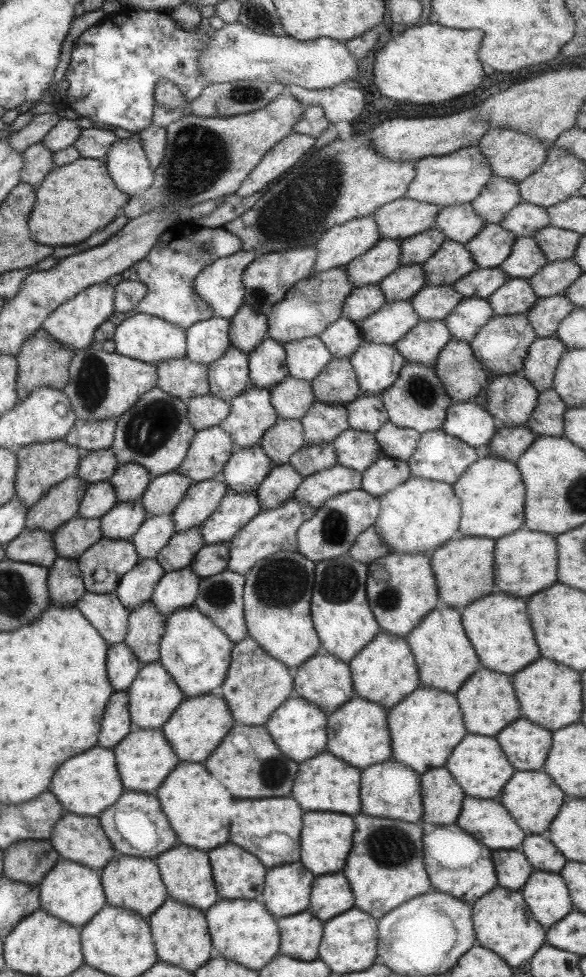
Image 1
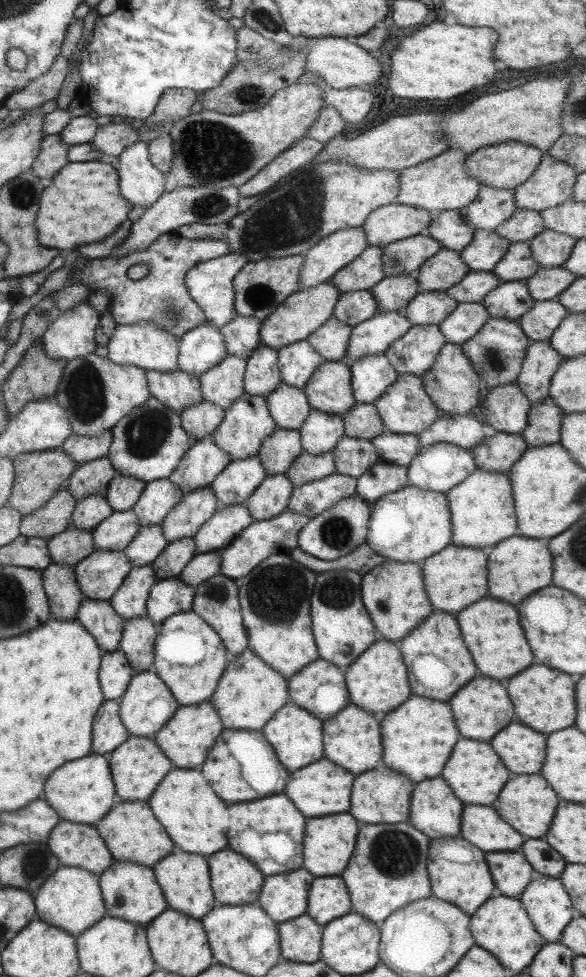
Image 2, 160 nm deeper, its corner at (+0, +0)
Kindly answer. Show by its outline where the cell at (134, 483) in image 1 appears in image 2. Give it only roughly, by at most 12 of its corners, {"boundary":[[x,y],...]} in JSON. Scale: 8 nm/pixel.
{"boundary":[[115,475],[104,499],[112,511],[130,510],[145,482]]}

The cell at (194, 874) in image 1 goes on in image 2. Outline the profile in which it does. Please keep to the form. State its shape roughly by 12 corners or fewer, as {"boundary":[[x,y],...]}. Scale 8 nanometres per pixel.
{"boundary":[[203,855],[151,869],[167,908],[200,920],[217,906]]}

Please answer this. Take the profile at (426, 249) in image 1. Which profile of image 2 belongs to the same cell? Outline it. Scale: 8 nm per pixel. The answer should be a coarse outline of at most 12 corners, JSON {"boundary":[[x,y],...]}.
{"boundary":[[426,233],[380,247],[385,277],[412,276],[440,248]]}

